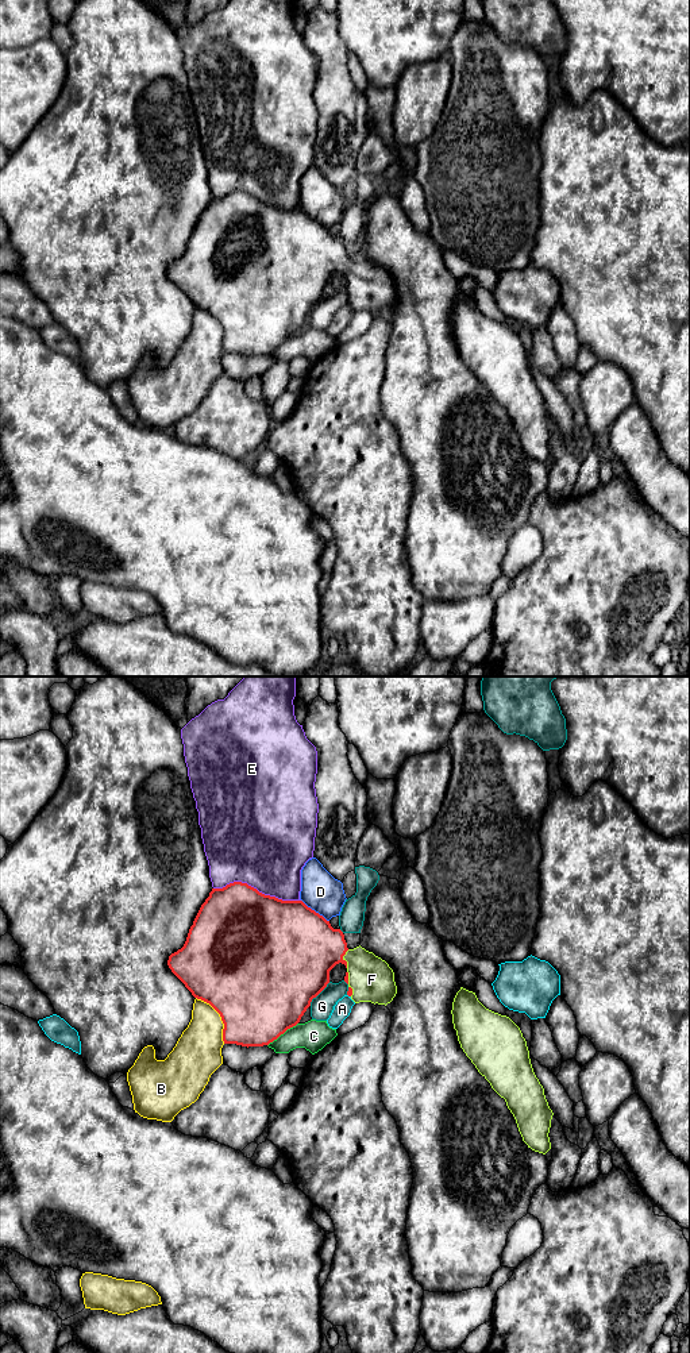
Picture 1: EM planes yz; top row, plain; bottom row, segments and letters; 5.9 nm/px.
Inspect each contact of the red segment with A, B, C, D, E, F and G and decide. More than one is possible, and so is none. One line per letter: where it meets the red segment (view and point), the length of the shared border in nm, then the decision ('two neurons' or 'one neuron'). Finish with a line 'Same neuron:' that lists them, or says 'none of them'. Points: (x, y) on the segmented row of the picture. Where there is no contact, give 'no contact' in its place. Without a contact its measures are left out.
A: yz (349, 995) | 30 nm | two neurons
B: yz (220, 1016) | 320 nm | two neurons
C: yz (282, 1033) | 240 nm | two neurons
D: yz (313, 910) | 220 nm | two neurons
E: yz (255, 889) | 550 nm | two neurons
F: yz (342, 959) | 110 nm | one neuron
G: yz (317, 994) | 190 nm | two neurons
Same neuron: F

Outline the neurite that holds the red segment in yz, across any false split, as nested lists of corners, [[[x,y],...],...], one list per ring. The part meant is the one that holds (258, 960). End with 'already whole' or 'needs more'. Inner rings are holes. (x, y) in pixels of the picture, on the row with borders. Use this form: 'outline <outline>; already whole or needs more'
outline [[[234,882],[223,888],[212,888],[209,897],[201,905],[193,925],[189,929],[186,941],[181,949],[171,953],[167,960],[167,965],[171,972],[185,984],[185,987],[197,999],[209,1003],[221,1017],[224,1024],[223,1041],[224,1044],[236,1044],[242,1046],[263,1046],[269,1045],[284,1034],[288,1029],[296,1026],[307,1009],[311,1006],[313,998],[316,998],[329,983],[329,971],[336,964],[344,964],[347,968],[344,982],[348,984],[347,995],[355,1002],[371,1002],[378,1005],[388,1005],[393,1001],[397,994],[397,986],[394,982],[394,972],[389,964],[381,957],[375,956],[373,952],[366,951],[361,945],[348,949],[344,940],[344,934],[340,929],[334,929],[323,916],[308,907],[302,901],[282,901],[275,897],[265,895],[257,888],[248,886],[247,883]]]; needs more

